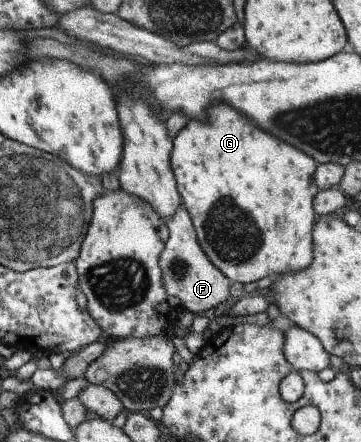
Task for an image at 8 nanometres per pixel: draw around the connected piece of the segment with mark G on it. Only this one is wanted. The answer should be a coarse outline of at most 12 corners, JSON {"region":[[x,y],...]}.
{"region":[[216,102],[173,139],[232,284],[312,264],[316,162]]}

